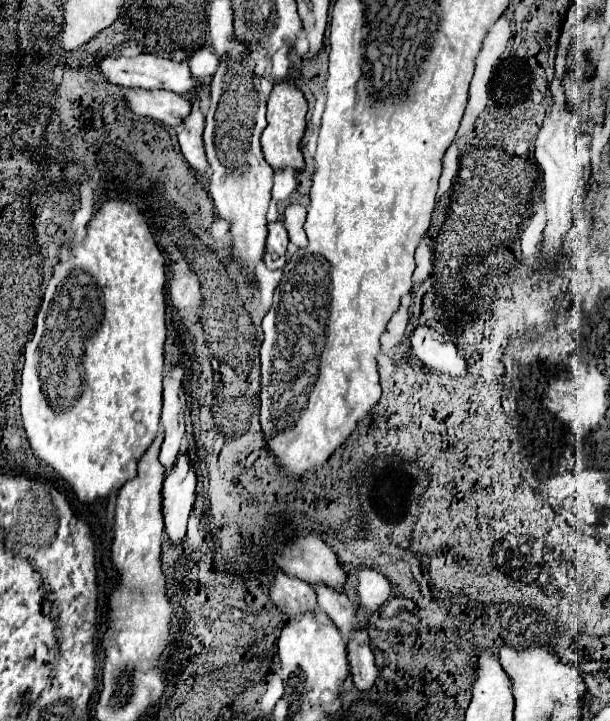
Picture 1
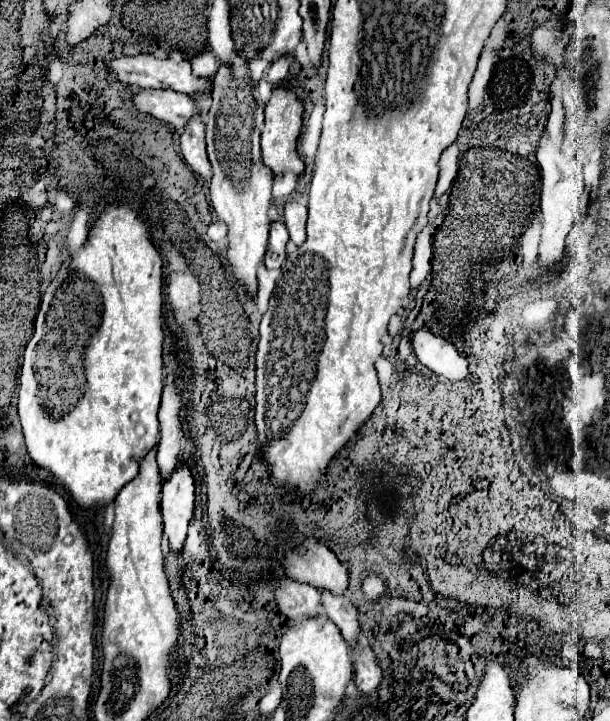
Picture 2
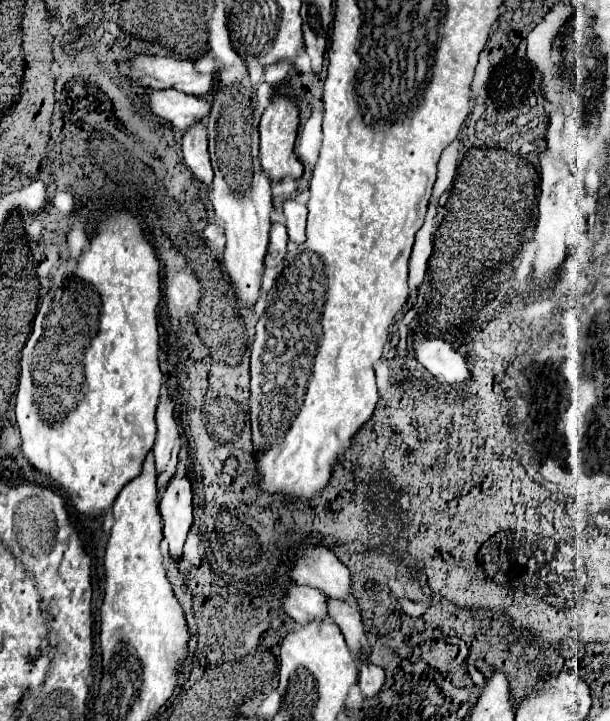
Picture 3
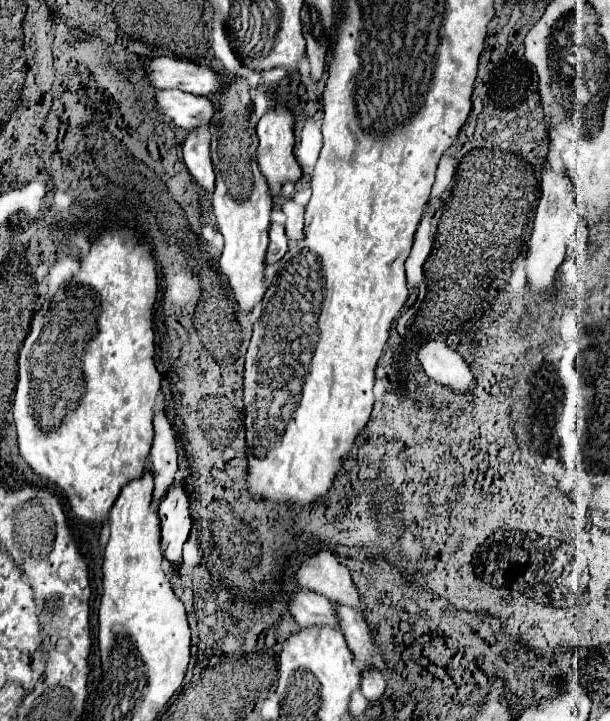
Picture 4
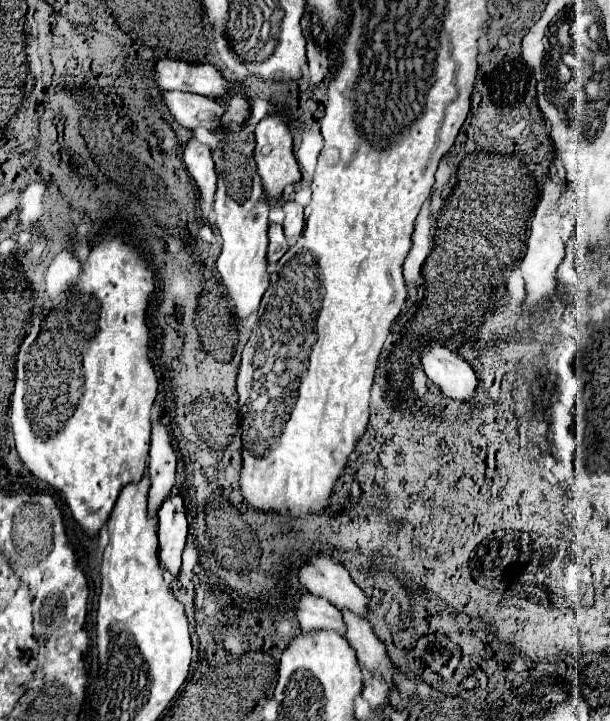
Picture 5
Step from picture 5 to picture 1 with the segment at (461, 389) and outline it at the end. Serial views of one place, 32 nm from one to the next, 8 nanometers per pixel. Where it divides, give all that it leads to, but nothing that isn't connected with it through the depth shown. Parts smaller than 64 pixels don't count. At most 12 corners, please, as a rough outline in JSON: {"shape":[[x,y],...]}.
{"shape":[[428,326],[410,336],[412,352],[450,378],[468,374],[456,346]]}

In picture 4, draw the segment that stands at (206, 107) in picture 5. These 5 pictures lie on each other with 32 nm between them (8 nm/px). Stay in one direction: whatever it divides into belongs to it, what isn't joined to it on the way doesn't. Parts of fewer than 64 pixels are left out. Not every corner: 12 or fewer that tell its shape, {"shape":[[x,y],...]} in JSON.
{"shape":[[158,90],[156,108],[184,130],[208,128],[212,100]]}

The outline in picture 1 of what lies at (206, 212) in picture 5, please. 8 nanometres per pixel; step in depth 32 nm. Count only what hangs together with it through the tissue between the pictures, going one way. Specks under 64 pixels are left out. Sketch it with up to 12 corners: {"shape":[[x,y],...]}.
{"shape":[[192,98],[192,114],[178,132],[188,164],[208,174],[204,114]]}

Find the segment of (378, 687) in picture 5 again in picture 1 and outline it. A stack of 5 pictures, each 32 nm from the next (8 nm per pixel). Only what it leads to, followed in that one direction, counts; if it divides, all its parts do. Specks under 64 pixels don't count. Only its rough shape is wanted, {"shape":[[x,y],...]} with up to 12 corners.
{"shape":[[358,628],[348,642],[352,680],[368,692],[380,670],[368,646],[368,634]]}

